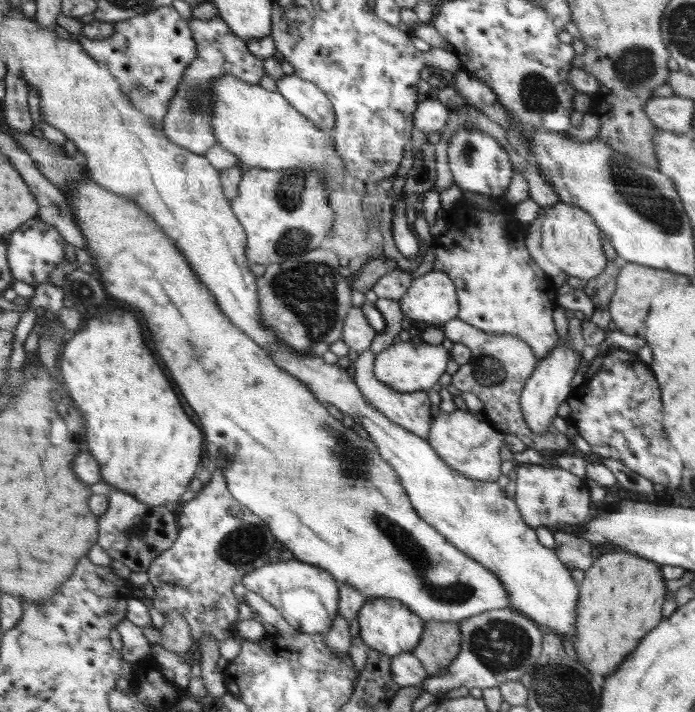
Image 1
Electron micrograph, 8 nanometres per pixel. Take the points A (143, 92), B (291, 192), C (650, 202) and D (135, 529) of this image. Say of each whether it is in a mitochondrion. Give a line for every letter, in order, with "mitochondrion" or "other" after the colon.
A: mitochondrion
B: mitochondrion
C: mitochondrion
D: mitochondrion

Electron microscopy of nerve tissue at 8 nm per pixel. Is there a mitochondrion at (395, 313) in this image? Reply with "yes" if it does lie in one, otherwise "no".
no

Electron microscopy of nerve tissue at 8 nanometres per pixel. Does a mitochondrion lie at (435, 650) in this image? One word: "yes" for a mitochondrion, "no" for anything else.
no

